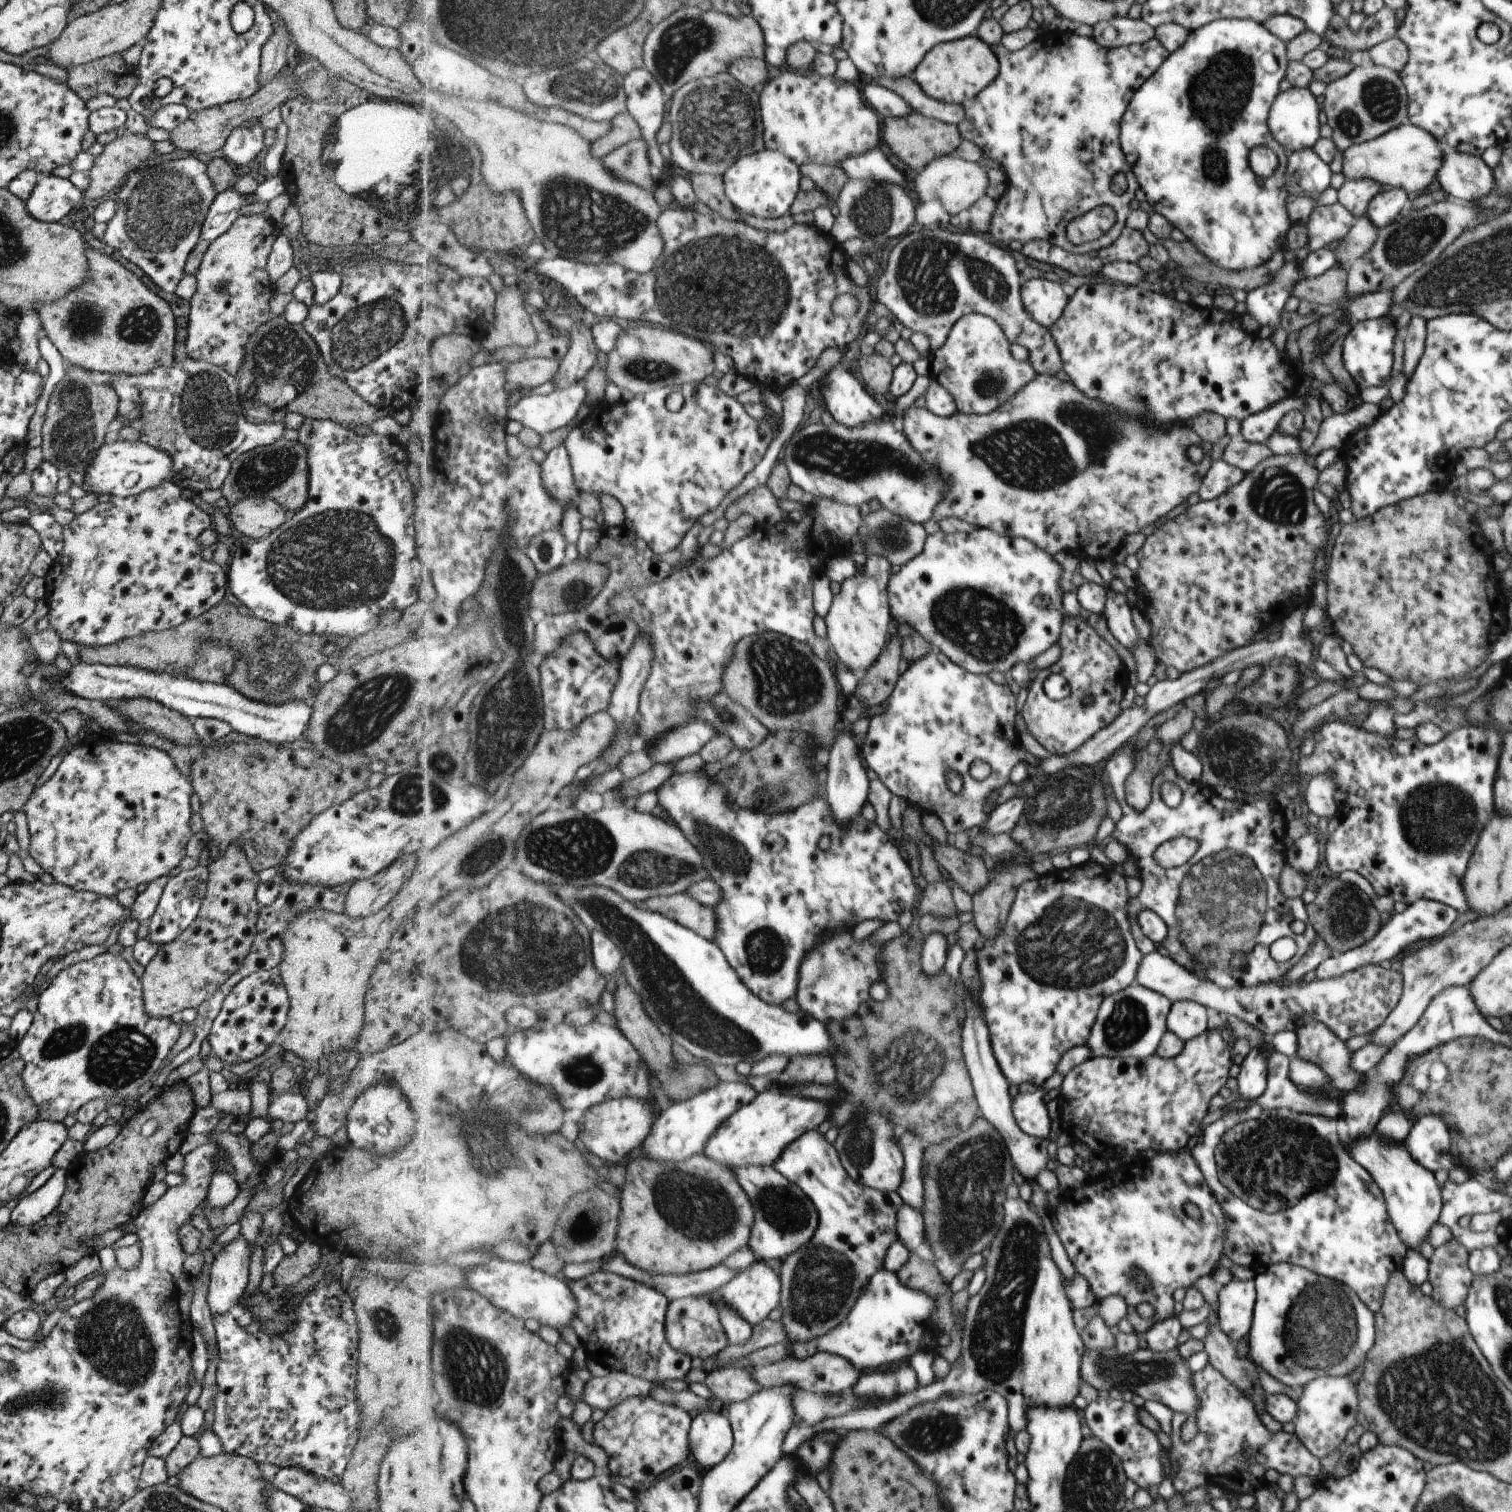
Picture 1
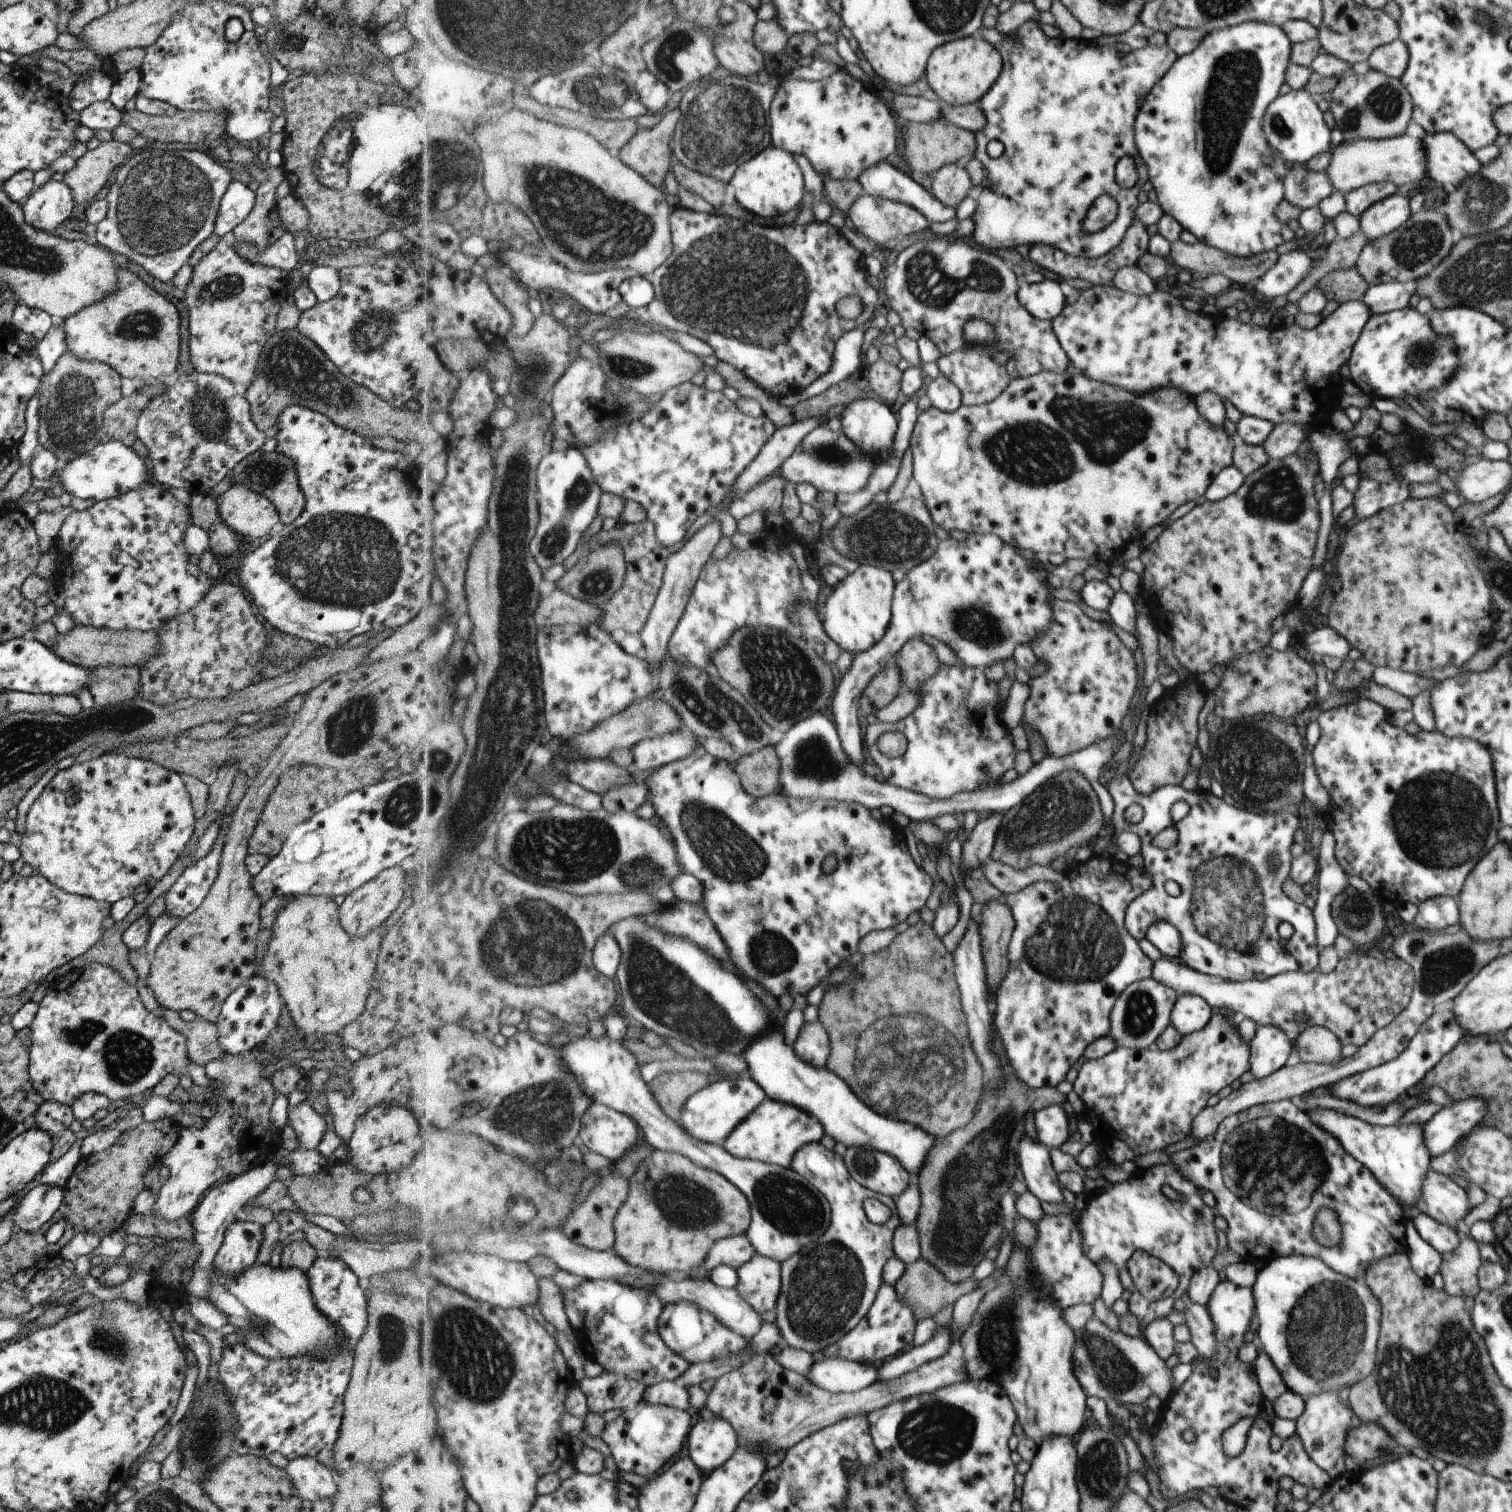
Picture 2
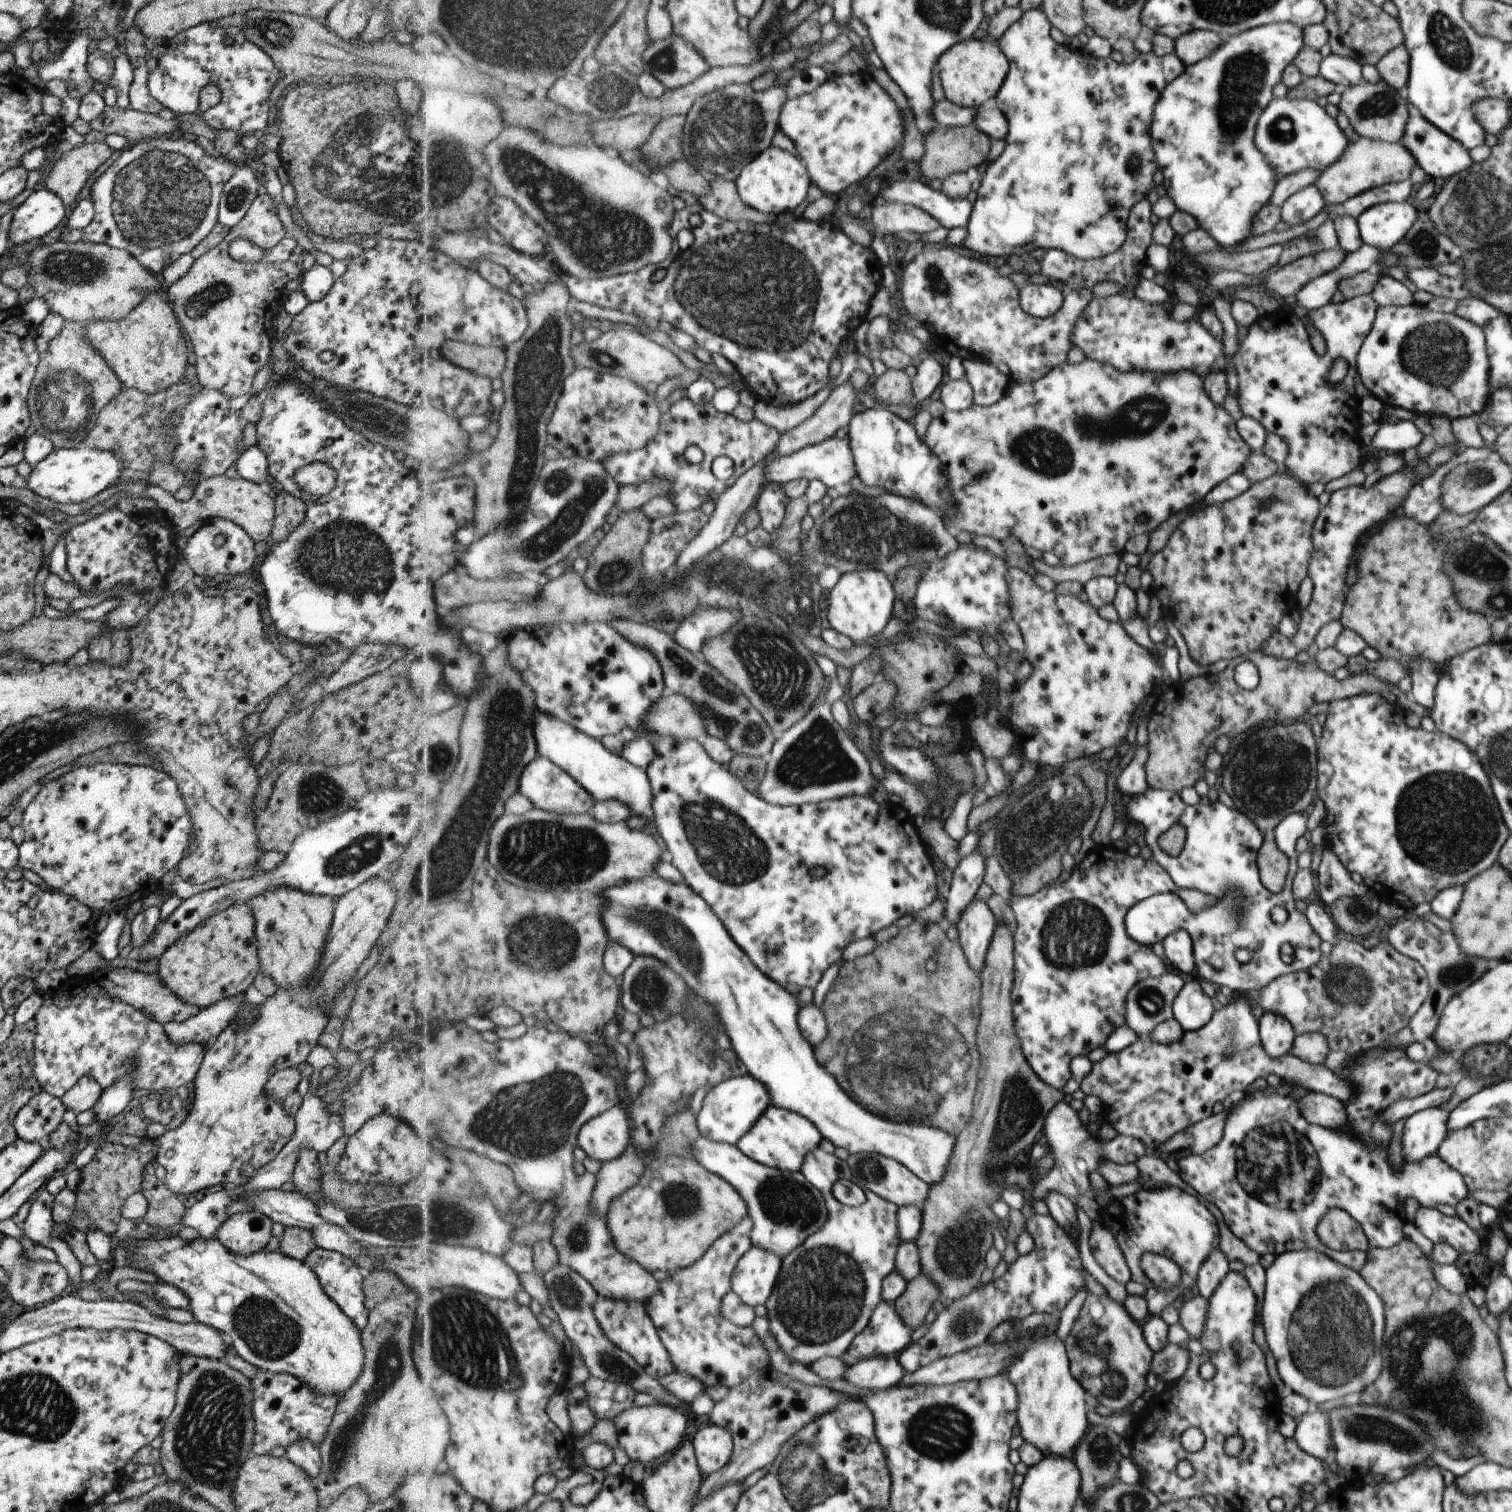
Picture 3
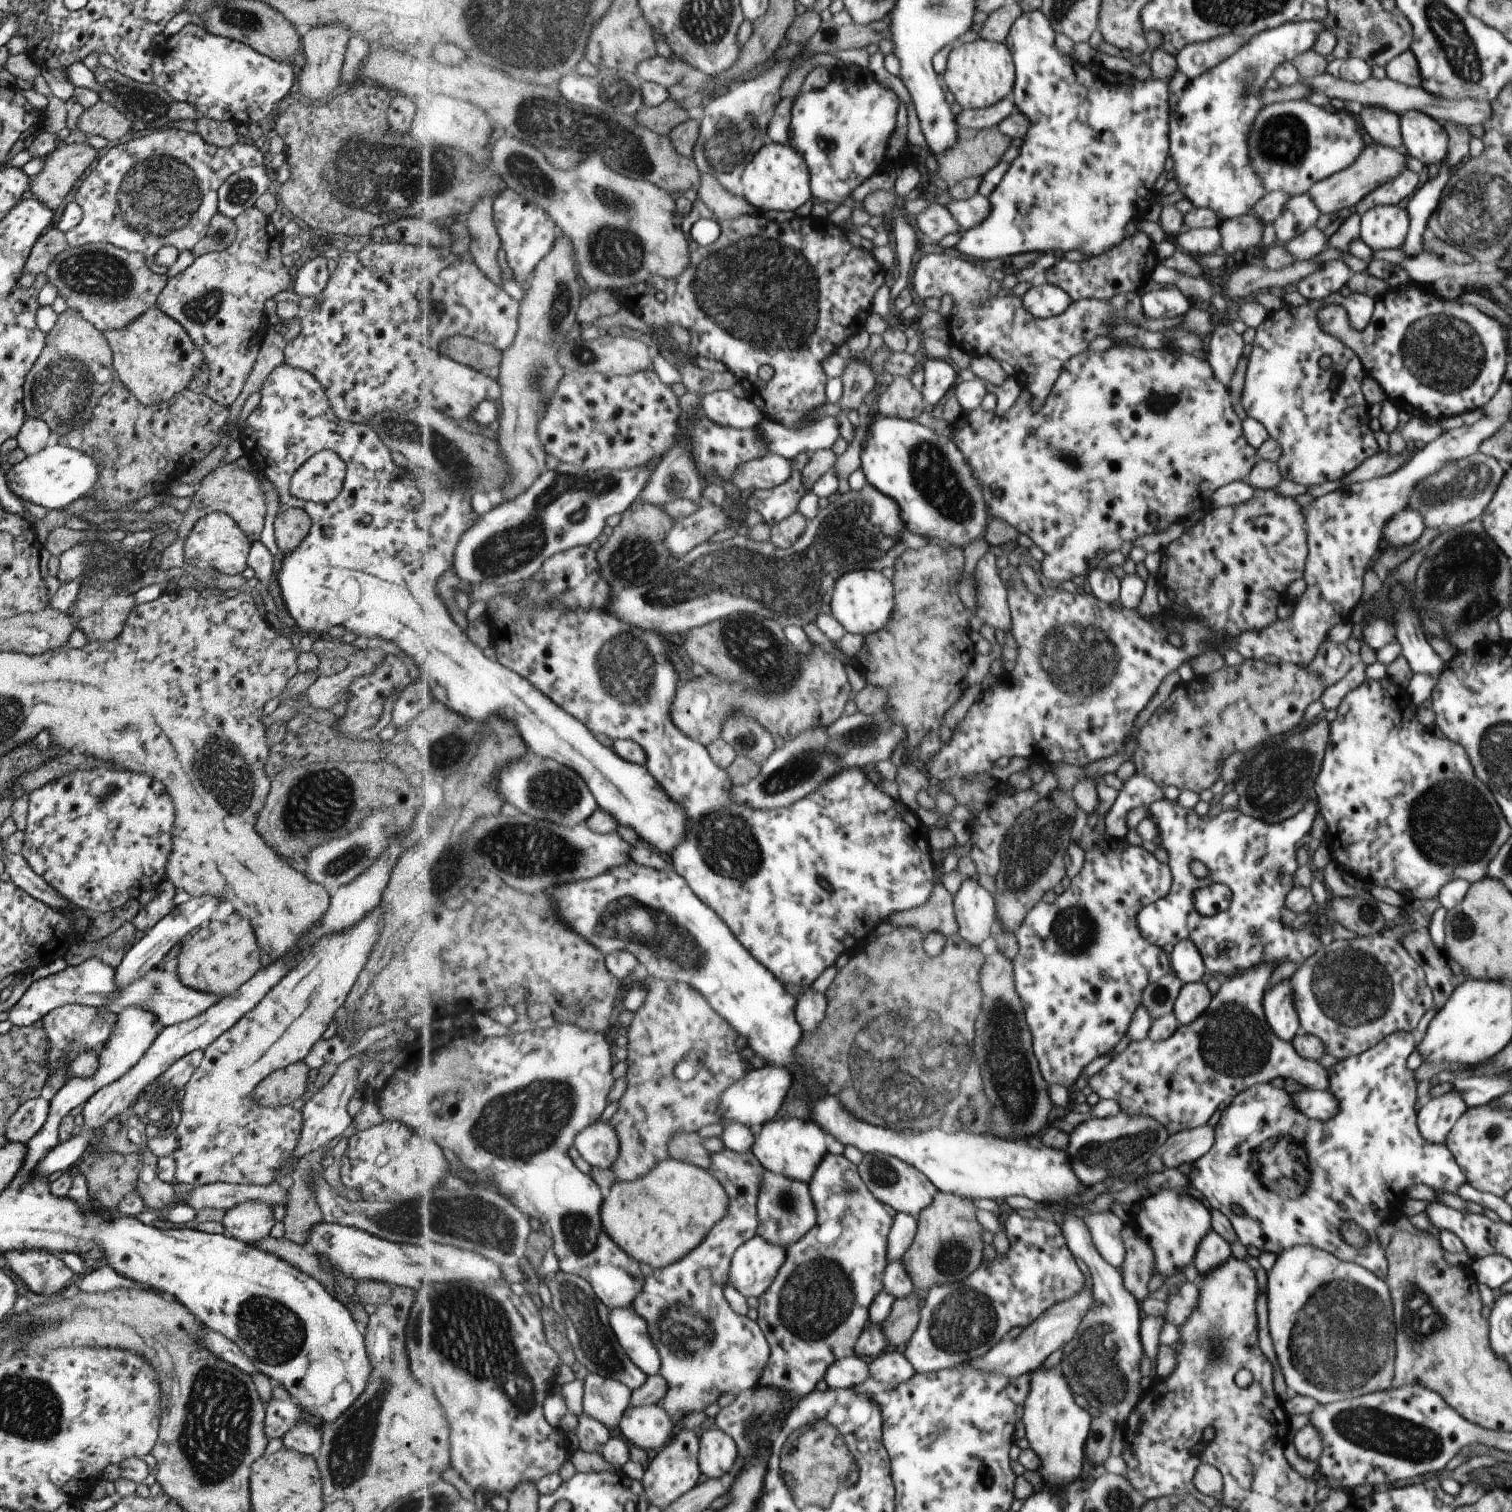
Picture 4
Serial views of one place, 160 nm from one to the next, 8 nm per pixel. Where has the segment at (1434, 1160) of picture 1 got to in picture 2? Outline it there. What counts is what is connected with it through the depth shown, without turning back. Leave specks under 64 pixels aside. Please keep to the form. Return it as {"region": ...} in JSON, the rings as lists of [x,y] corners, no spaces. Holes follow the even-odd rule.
{"region":[[[1468,1098],[1454,1101],[1450,1108],[1438,1110],[1428,1122],[1422,1125],[1422,1134],[1424,1134],[1430,1158],[1438,1158],[1454,1150],[1457,1142],[1487,1117],[1486,1108],[1488,1108],[1486,1100]]]}

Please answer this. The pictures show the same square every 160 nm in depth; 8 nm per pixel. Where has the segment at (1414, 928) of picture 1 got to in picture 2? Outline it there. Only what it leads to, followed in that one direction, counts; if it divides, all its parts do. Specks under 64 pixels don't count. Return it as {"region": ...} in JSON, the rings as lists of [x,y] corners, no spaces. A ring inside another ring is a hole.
{"region":[[[1438,896],[1417,906],[1418,913],[1412,922],[1420,930],[1444,931],[1459,924],[1459,904],[1452,896]]]}

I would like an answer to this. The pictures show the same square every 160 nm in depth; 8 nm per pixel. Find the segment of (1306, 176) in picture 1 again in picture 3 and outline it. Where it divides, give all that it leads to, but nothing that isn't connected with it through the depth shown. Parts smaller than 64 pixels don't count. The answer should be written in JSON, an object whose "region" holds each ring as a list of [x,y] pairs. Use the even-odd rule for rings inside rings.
{"region":[[[1315,185],[1306,186],[1298,192],[1294,192],[1281,207],[1281,220],[1288,226],[1305,224],[1322,211],[1326,205],[1325,196],[1320,188]]]}

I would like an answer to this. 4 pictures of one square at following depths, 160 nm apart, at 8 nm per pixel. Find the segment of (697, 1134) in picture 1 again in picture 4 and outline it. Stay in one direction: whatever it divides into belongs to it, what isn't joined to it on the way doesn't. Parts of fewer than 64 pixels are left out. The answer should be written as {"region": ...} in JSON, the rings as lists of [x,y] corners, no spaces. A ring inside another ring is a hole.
{"region":[[[767,1064],[758,1070],[754,1069],[741,1082],[736,1082],[732,1088],[726,1090],[722,1096],[720,1114],[726,1122],[725,1126],[740,1122],[754,1130],[764,1127],[767,1123],[777,1119],[793,1087],[794,1080],[792,1080],[792,1074],[788,1068]]]}

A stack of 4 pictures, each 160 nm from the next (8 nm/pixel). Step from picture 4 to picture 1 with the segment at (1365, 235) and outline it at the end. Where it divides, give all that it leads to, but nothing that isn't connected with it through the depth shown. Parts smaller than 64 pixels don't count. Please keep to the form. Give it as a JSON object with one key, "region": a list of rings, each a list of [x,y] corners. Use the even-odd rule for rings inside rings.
{"region":[[[1391,187],[1385,193],[1377,194],[1365,216],[1378,229],[1384,228],[1386,224],[1392,224],[1392,220],[1402,212],[1406,202],[1408,202],[1408,196],[1404,189]]]}

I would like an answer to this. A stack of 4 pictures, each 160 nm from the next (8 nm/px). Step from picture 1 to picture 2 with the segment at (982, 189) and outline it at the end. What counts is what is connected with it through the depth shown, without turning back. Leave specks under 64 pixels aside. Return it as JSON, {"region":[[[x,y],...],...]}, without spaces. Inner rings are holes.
{"region":[[[946,164],[934,175],[933,194],[942,200],[946,206],[958,208],[974,188],[972,176],[964,166]]]}

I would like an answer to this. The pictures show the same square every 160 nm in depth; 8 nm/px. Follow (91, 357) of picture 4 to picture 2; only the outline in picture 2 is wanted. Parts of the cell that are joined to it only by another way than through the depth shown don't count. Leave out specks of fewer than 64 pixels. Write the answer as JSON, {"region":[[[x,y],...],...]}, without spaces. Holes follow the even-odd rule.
{"region":[[[67,351],[48,374],[43,374],[37,392],[40,394],[39,444],[50,450],[60,465],[68,464],[100,443],[98,430],[104,414],[121,400],[121,377],[105,363],[78,360]]]}

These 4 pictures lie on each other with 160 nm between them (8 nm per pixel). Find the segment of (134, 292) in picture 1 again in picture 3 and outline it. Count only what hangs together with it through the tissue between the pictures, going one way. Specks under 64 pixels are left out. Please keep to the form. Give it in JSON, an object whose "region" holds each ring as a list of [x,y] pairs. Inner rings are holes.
{"region":[[[151,293],[130,314],[120,320],[90,320],[86,322],[86,338],[94,352],[104,358],[121,384],[128,389],[155,394],[183,381],[188,368],[188,344],[182,336],[181,325],[176,319],[166,297]]]}

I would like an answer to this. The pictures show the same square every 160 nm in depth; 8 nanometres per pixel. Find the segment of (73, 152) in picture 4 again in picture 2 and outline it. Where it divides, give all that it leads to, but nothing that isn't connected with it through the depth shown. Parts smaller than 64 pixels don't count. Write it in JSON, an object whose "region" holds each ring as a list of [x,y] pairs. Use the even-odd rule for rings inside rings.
{"region":[[[111,140],[88,150],[76,166],[64,173],[64,184],[72,190],[75,204],[89,202],[104,188],[114,168],[119,168],[132,155],[130,143]]]}

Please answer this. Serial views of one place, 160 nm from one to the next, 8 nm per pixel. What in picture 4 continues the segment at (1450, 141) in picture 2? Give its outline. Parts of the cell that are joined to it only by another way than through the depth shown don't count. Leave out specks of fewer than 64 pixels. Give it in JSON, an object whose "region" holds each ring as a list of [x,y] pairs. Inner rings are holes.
{"region":[[[1408,110],[1402,116],[1402,135],[1407,154],[1424,165],[1440,166],[1449,157],[1449,136],[1437,120],[1424,111]]]}

